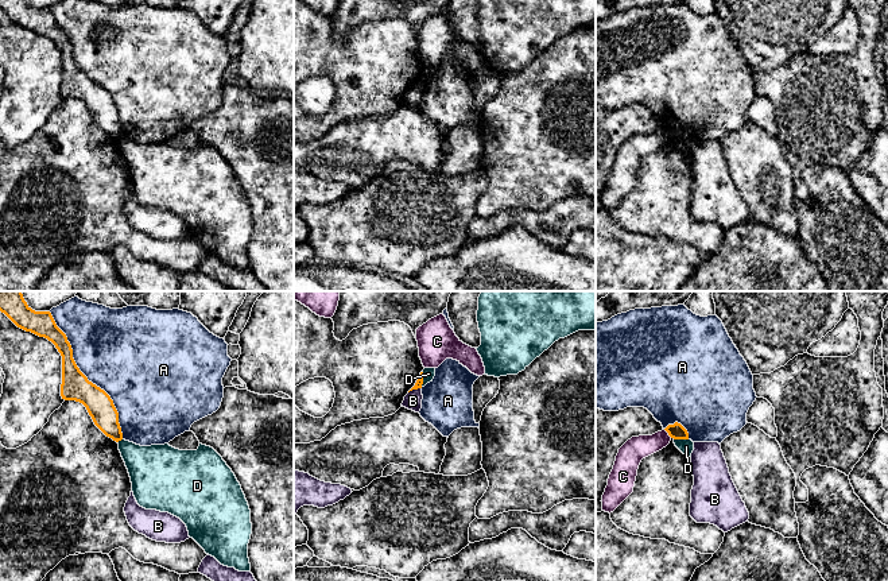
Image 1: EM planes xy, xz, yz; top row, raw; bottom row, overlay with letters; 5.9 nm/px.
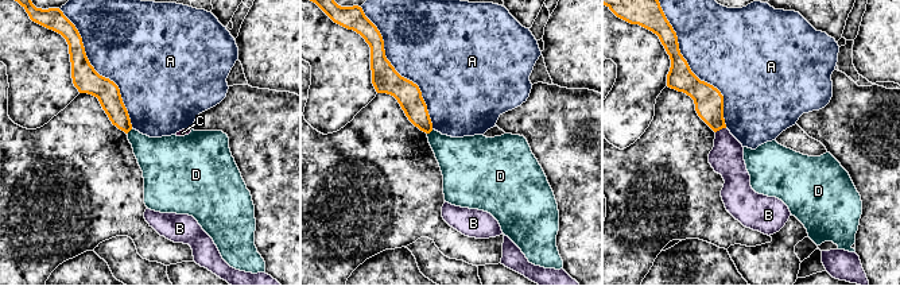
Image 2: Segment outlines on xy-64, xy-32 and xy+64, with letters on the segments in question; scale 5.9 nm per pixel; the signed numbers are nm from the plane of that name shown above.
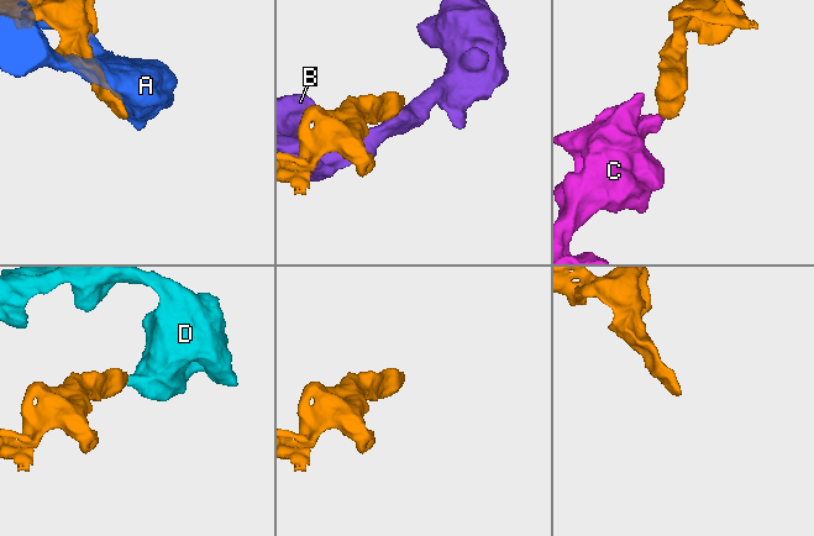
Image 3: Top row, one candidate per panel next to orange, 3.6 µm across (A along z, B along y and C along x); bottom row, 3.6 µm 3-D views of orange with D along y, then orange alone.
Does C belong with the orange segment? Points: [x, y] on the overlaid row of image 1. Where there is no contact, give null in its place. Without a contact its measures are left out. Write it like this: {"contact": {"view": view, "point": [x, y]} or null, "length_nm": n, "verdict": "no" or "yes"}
{"contact": {"view": "yz", "point": [667, 432]}, "length_nm": 70, "verdict": "no"}

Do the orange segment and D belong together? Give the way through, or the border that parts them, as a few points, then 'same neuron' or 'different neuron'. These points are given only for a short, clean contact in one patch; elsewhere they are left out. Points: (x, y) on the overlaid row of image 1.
border yz (674, 438), (687, 440); different neuron

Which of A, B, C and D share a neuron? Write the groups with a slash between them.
A / B / C / D

